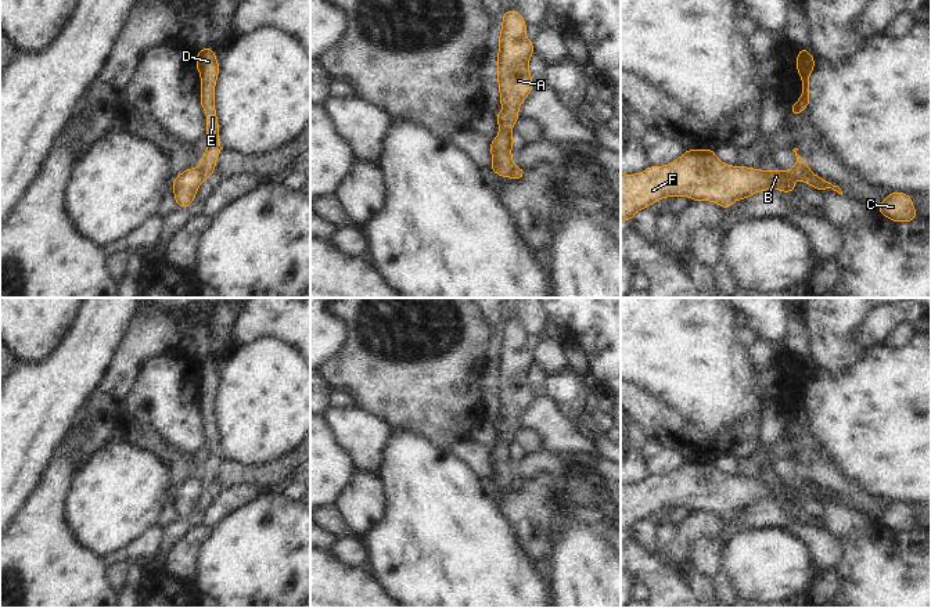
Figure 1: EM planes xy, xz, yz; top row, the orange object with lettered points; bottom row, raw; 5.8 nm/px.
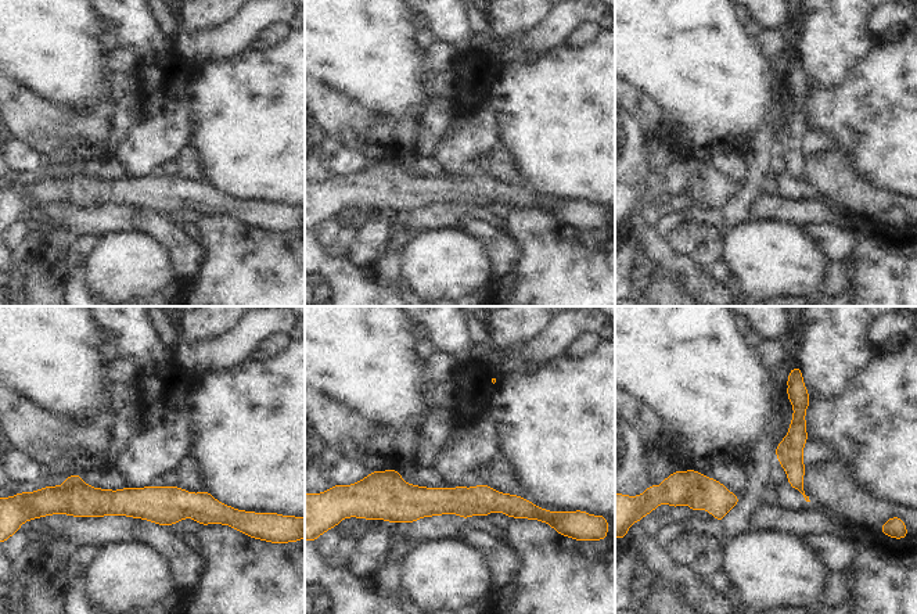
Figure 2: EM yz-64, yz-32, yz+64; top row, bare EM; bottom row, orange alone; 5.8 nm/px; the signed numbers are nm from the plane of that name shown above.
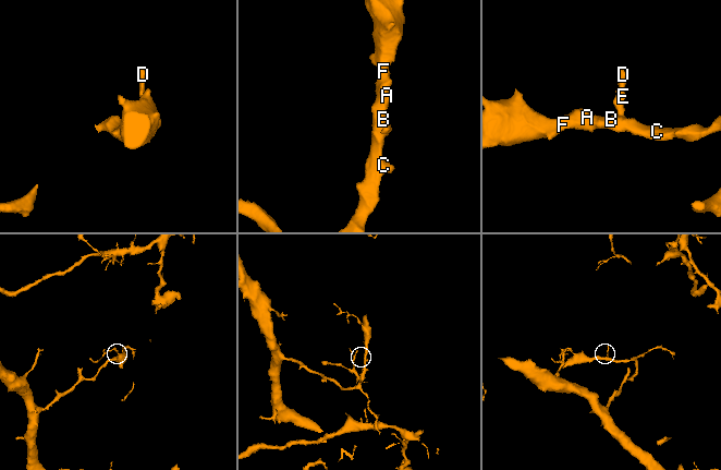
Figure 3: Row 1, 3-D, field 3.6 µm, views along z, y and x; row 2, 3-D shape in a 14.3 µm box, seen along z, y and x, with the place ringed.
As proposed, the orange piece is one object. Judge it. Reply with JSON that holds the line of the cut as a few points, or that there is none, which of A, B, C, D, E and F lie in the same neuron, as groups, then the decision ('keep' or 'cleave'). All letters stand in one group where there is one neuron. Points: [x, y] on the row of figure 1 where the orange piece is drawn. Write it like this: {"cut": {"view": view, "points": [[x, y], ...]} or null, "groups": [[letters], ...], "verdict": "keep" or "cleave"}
{"cut": {"view": "yz", "points": [[795, 165], [802, 171], [805, 180]]}, "groups": [["A", "B", "C", "F"], ["D", "E"]], "verdict": "cleave"}

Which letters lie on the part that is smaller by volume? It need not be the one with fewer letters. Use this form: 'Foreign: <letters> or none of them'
Foreign: D, E

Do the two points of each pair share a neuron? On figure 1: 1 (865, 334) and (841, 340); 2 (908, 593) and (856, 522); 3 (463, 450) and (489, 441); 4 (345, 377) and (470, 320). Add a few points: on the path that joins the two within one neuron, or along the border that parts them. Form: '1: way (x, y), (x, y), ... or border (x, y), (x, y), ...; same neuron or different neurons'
1: border (869, 312), (855, 334), (855, 340), (867, 348); different neurons
2: way (890, 575), (876, 561), (863, 540); same neuron
3: border (468, 439), (484, 445), (491, 452); different neurons
4: way (380, 367), (437, 359), (449, 353); same neuron

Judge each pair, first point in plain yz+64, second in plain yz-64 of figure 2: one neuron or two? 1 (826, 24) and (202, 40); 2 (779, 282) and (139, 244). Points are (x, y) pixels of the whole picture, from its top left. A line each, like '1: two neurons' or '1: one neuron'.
1: two neurons
2: one neuron

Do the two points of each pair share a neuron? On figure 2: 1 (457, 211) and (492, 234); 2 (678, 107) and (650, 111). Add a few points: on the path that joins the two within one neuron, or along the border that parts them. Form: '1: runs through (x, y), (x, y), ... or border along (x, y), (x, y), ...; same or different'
1: border along (467, 216), (452, 226); different
2: border along (637, 89), (648, 96), (664, 112), (675, 140); different

